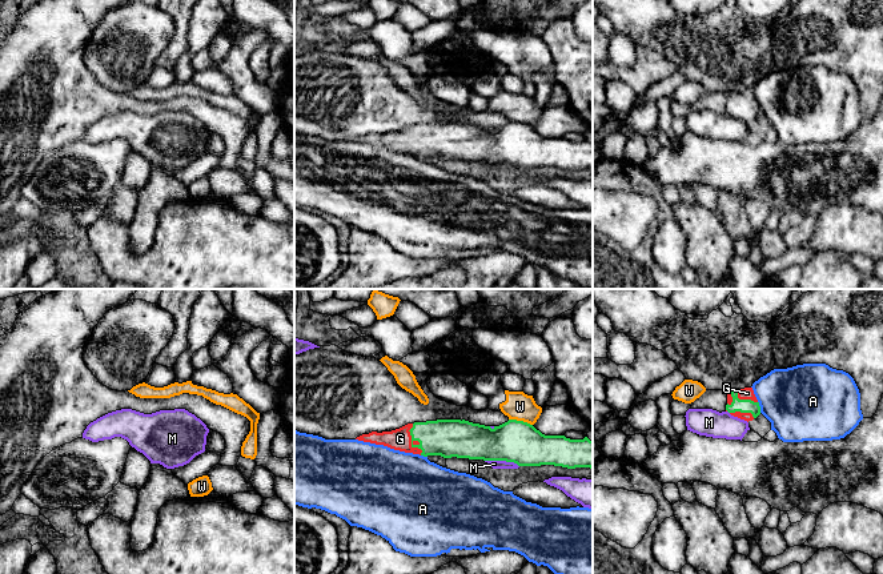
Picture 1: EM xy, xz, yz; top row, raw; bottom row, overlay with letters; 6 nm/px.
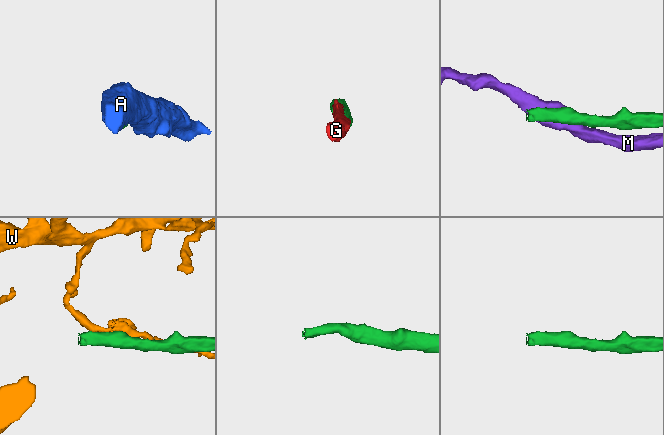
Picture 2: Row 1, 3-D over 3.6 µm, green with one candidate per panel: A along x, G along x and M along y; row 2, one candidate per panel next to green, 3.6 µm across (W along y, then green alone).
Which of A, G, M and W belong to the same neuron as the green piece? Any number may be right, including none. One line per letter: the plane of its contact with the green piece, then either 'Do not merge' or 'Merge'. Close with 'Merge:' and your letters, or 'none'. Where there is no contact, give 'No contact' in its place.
A: Touches green in yz. Do not merge
G: Touches green in xz. Merge
M: Touches green in xz. Do not merge
W: Touches green in xz. Do not merge
Merge: G

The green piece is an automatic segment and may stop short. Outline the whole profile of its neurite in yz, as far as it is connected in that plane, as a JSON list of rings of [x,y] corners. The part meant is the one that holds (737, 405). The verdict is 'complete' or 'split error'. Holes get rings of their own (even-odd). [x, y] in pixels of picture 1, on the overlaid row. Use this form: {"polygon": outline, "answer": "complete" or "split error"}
{"polygon": [[[752,388],[733,389],[727,393],[726,412],[747,422],[756,418],[760,414],[760,406]]], "answer": "split error"}

